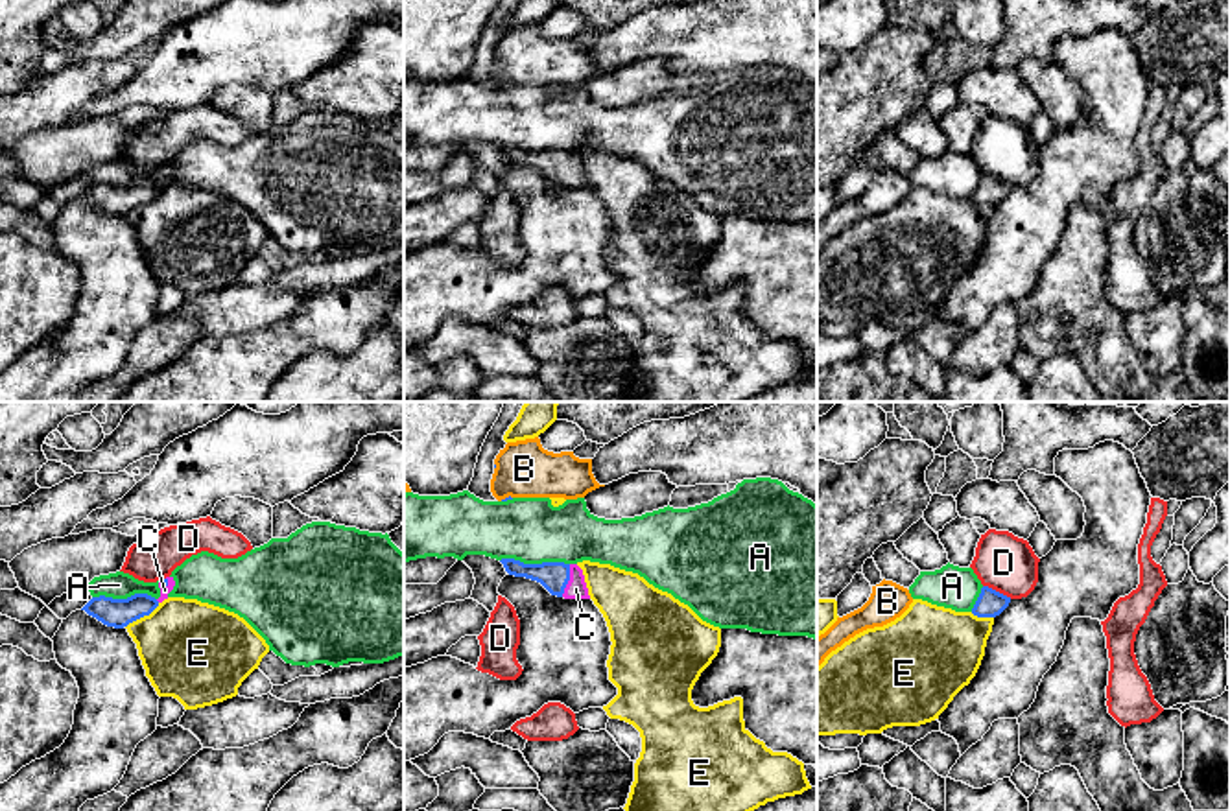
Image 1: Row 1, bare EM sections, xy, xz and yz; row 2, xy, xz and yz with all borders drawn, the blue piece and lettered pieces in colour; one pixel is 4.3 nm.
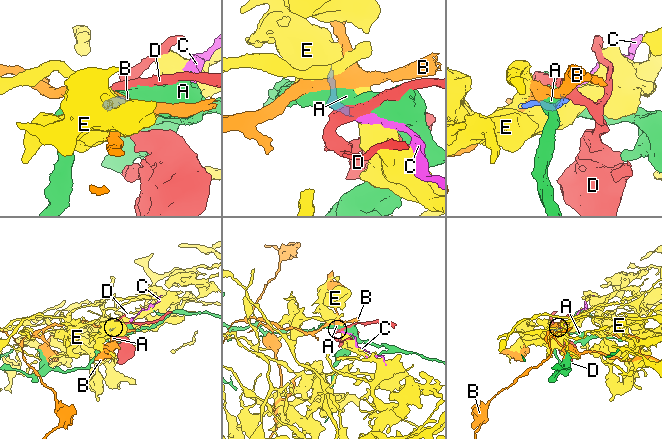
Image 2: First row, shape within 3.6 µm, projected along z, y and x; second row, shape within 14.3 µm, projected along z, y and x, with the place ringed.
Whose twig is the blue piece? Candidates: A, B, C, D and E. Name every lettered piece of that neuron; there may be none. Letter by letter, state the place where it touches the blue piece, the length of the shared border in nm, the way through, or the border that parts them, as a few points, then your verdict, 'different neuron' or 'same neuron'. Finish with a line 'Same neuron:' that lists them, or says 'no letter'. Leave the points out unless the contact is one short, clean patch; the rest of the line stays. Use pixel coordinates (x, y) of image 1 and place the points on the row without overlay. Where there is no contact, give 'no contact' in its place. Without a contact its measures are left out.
A: xz (535, 152) | 300 nm | different neuron
B: xz (506, 85) | 60 nm | along xz (511, 83), (500, 87) | different neuron
C: xz (568, 166) | 150 nm | across xz (554, 163), (568, 166), (576, 176) | same neuron
D: yz (998, 179) | 140 nm | along yz (983, 172), (1011, 185) | different neuron
E: xy (142, 203) | 190 nm | different neuron
Same neuron: C

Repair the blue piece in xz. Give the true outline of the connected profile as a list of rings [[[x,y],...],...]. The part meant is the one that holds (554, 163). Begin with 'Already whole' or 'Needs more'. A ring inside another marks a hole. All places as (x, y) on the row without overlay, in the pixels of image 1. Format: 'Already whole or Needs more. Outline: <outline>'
Needs more. Outline: [[[514,146],[500,147],[509,162],[540,170],[551,182],[564,186],[590,186],[583,157],[577,151],[542,149],[524,151]]]

